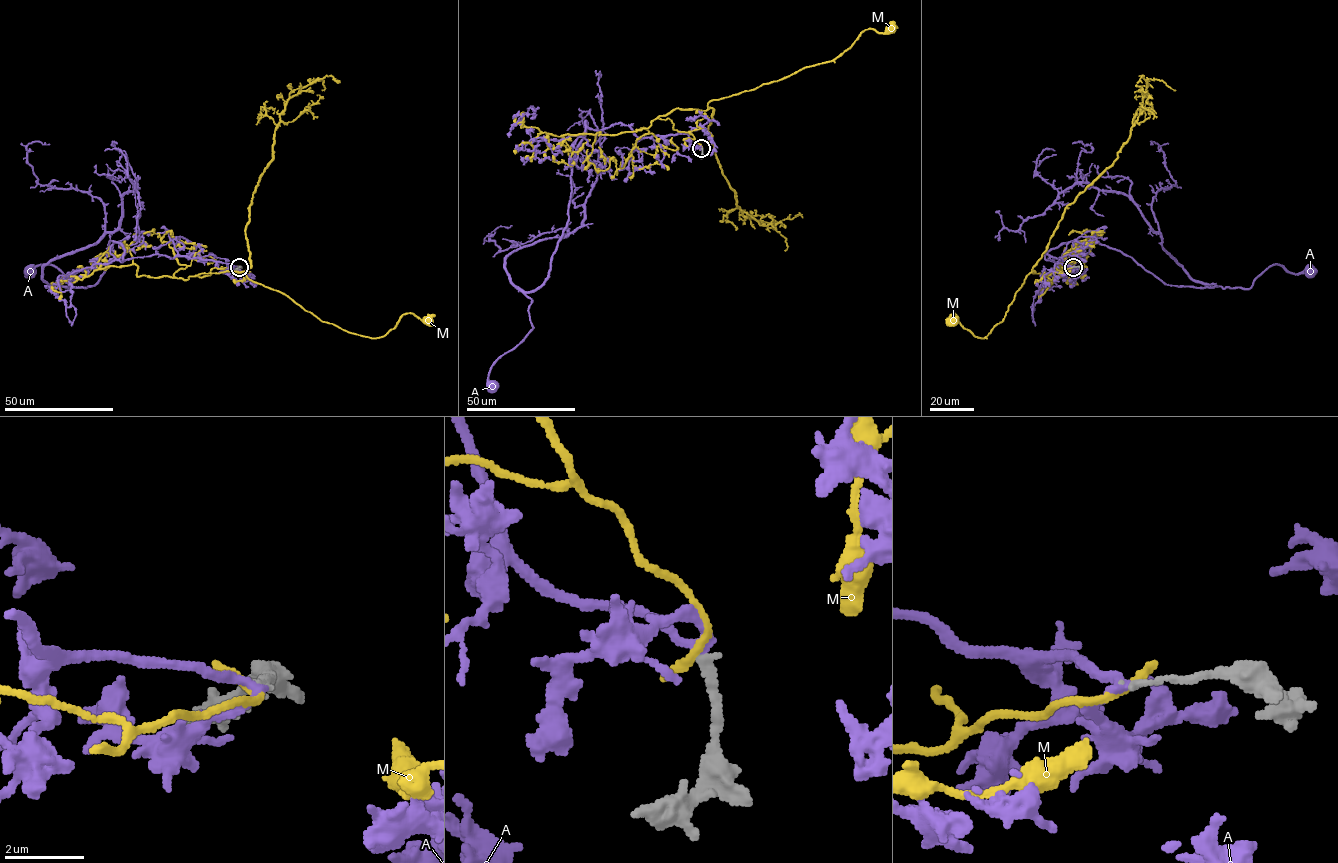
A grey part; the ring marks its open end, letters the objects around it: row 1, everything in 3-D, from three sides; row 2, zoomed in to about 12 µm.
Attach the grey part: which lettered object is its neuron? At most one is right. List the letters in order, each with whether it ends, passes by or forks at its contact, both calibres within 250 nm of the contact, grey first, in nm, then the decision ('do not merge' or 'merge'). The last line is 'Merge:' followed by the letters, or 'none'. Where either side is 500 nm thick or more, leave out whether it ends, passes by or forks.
A: it passes by; calibres 220 and 200 nm; merge
M: it ends; calibres 220 and 260 nm; do not merge
Merge: A

